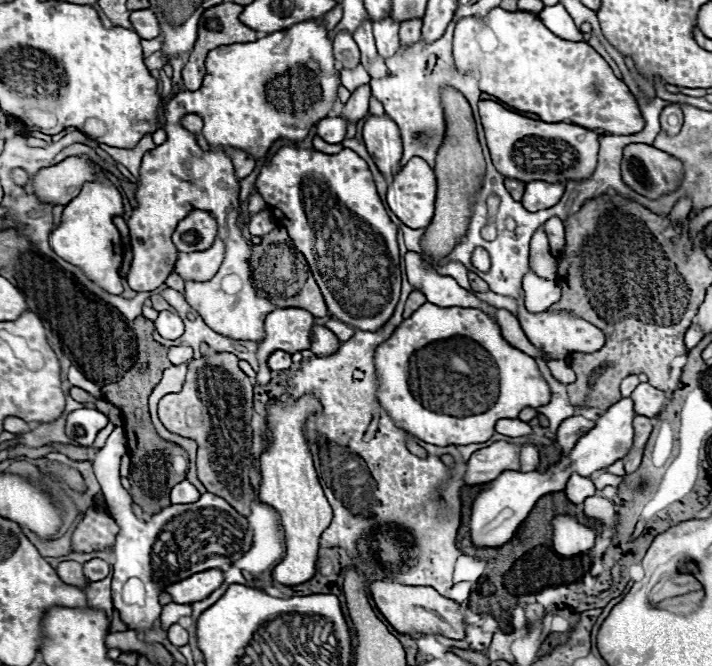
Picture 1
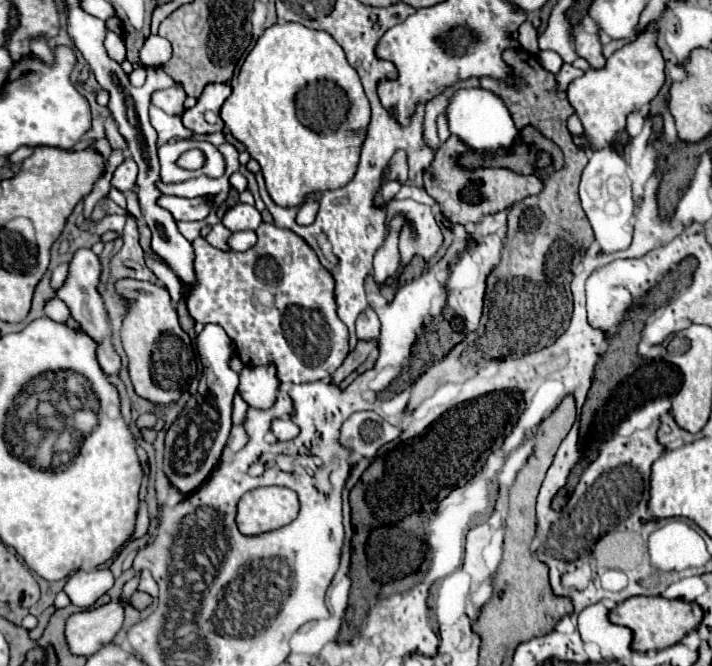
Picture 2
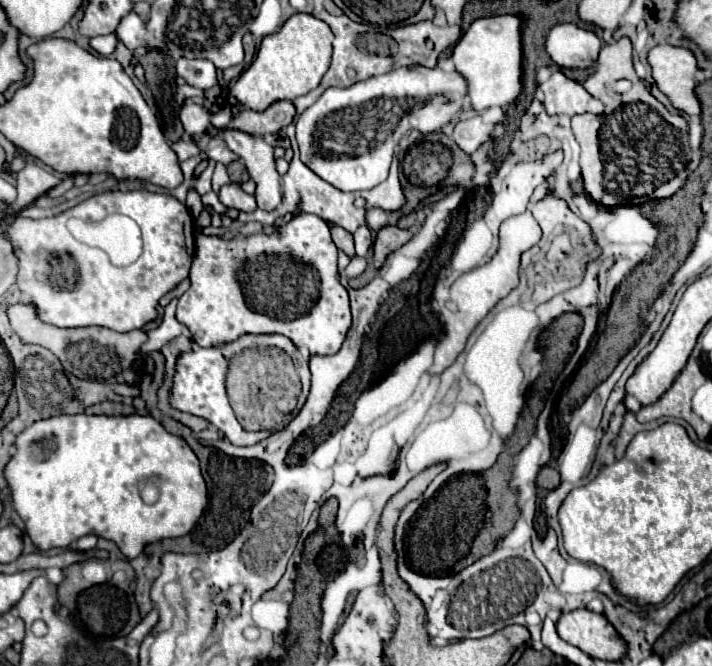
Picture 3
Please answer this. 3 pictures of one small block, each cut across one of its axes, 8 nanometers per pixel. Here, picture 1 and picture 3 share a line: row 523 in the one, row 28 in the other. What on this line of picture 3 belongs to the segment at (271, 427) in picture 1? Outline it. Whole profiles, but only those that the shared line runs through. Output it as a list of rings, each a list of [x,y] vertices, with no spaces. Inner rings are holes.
[[[292,14],[284,26],[270,36],[264,36],[256,60],[240,74],[232,86],[232,94],[250,110],[266,110],[278,100],[294,100],[314,90],[330,66],[334,34],[330,26],[312,14]]]

